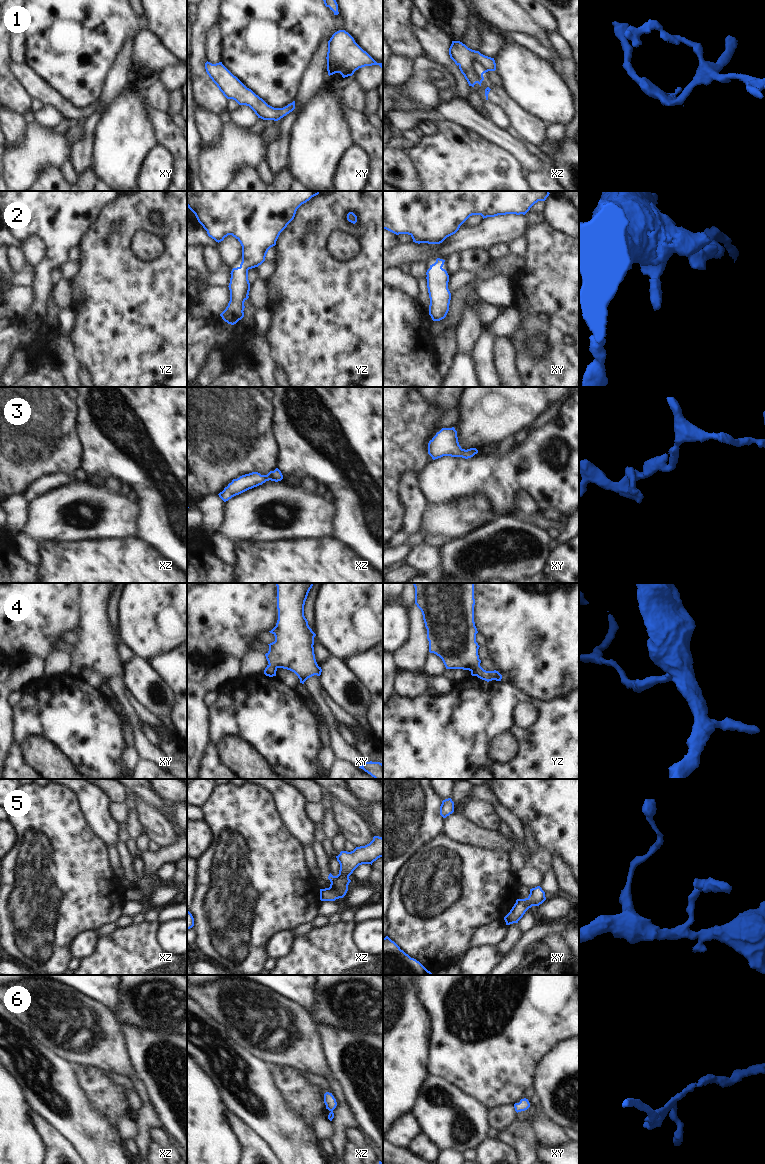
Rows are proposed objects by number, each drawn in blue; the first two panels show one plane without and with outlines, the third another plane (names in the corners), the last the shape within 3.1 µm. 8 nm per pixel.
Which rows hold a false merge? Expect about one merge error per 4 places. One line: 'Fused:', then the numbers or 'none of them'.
Fused: none of them

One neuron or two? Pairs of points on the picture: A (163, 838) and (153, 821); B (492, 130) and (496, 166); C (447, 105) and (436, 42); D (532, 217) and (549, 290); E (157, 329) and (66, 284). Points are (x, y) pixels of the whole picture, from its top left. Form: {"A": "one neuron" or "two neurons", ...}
{"A": "one neuron", "B": "two neurons", "C": "two neurons", "D": "two neurons", "E": "two neurons"}

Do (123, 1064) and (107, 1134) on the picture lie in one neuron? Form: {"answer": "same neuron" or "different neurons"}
{"answer": "different neurons"}

